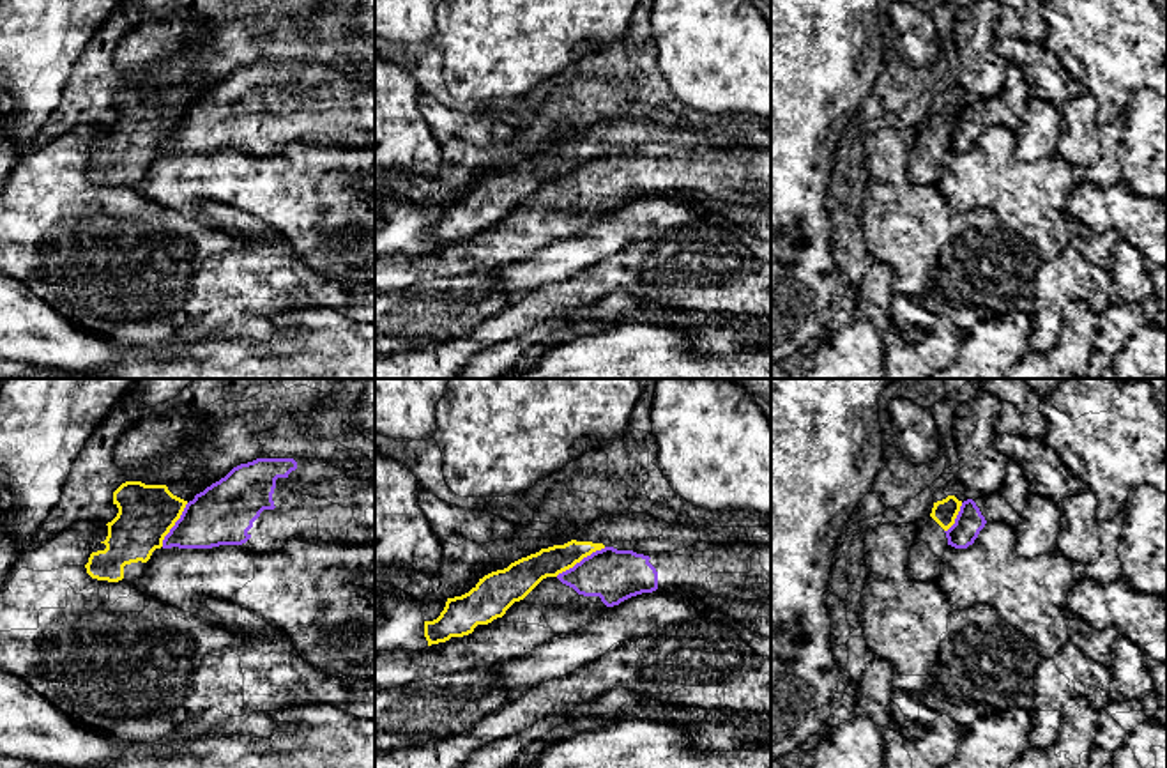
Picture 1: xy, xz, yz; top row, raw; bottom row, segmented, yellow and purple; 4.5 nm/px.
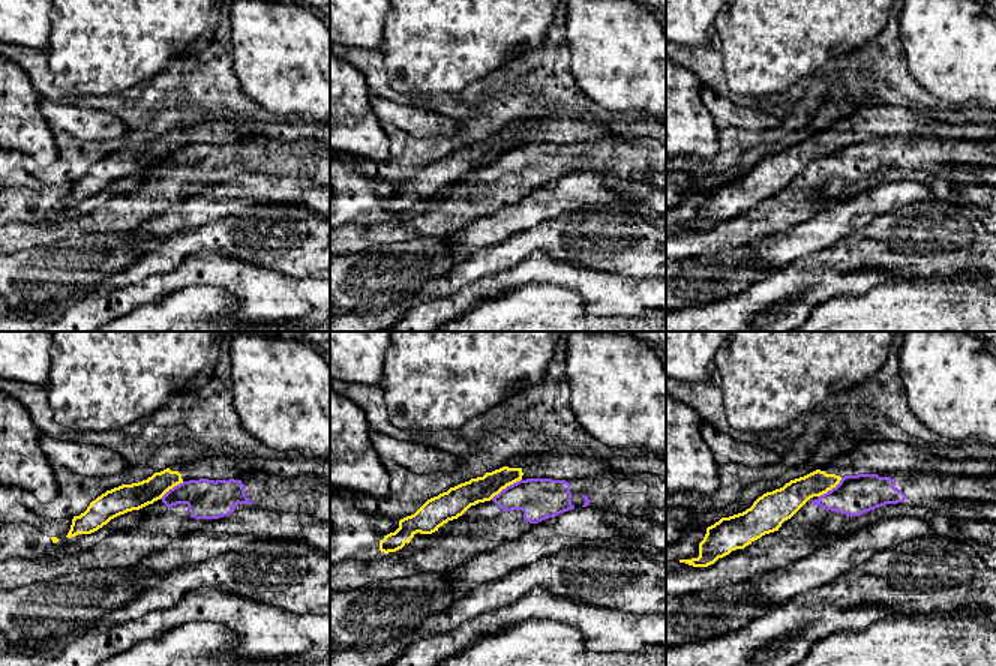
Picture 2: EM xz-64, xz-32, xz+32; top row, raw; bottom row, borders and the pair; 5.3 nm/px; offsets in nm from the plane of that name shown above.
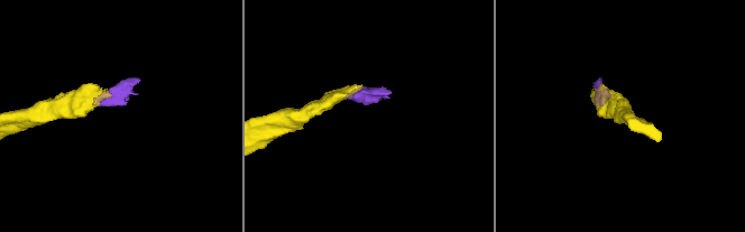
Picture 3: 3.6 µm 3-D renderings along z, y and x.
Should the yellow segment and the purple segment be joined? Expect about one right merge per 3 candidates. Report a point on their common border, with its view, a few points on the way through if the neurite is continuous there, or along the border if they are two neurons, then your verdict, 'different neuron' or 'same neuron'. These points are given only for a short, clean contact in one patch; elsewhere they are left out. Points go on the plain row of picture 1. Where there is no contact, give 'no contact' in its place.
meets yellow in xz at (580, 163); border along xz (605, 151), (584, 160), (556, 179); different neuron

